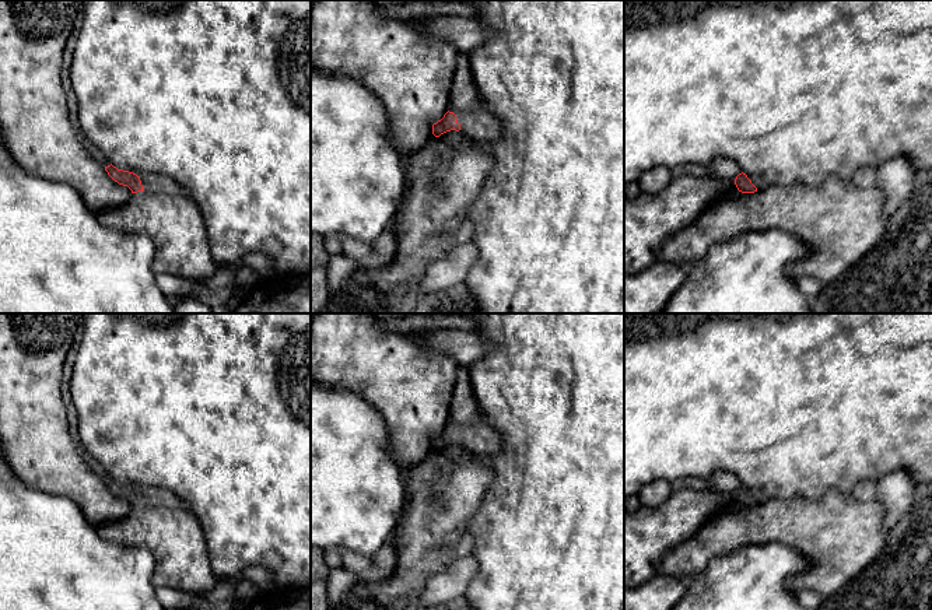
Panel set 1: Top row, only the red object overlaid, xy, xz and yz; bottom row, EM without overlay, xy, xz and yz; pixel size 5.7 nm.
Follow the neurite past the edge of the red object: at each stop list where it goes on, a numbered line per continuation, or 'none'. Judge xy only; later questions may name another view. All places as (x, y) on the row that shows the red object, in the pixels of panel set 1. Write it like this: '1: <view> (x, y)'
1: xy (150, 182)

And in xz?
1: xz (482, 125)

